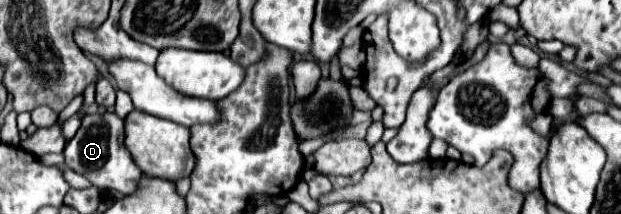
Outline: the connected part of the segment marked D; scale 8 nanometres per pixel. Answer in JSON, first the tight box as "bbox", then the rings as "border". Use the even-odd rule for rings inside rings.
{"bbox":[64,112,142,194],"border":[[[114,112],[84,116],[76,136],[64,148],[64,158],[74,172],[90,180],[90,184],[100,190],[118,190],[128,194],[142,176],[140,168],[134,164],[130,152],[124,146],[124,122]]]}

